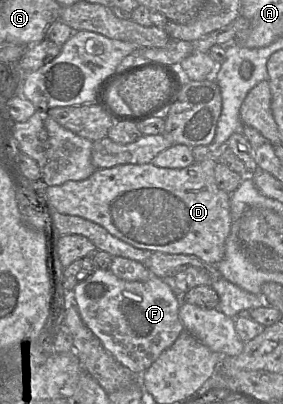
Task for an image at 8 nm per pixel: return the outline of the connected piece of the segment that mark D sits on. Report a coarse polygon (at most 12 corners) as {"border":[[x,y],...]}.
{"border":[[212,156],[96,169],[50,210],[216,265],[232,225]]}

